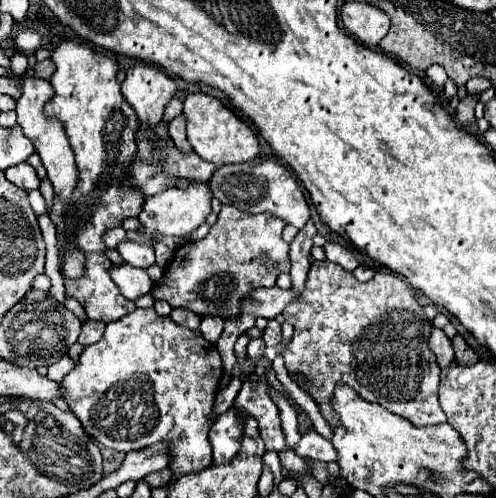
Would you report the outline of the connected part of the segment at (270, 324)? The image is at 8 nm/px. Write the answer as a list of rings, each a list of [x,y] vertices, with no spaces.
[[[275,319],[267,321],[267,327],[263,331],[263,341],[265,341],[265,345],[271,345],[271,347],[275,347],[281,341],[281,325],[279,325],[279,321],[275,321]]]

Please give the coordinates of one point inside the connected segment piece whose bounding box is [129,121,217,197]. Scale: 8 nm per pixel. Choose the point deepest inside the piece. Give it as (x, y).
(158, 164)

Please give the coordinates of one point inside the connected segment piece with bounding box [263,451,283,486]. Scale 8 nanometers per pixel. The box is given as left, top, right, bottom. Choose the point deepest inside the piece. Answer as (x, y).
(270, 460)

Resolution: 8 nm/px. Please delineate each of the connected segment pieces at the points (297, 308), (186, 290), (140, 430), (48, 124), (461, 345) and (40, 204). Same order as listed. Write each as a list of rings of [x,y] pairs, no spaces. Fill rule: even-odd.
[[[313,261],[303,295],[285,307],[283,317],[295,327],[289,349],[283,353],[285,367],[289,373],[301,373],[307,377],[307,381],[313,383],[309,395],[317,401],[329,425],[333,425],[329,397],[333,395],[333,387],[337,383],[353,387],[365,401],[379,403],[381,407],[411,421],[415,427],[439,425],[447,421],[437,399],[441,367],[437,365],[437,359],[427,345],[431,321],[423,313],[423,307],[417,303],[409,283],[403,281],[403,277],[395,273],[375,273],[373,279],[361,283],[353,277],[353,273],[341,269],[339,265],[329,261]]]
[[[223,205],[217,217],[217,223],[211,227],[209,235],[195,243],[185,243],[175,251],[171,263],[167,265],[163,277],[155,281],[153,295],[155,299],[165,299],[171,307],[185,307],[197,315],[221,315],[231,317],[237,313],[237,305],[249,289],[273,287],[279,273],[289,273],[289,245],[283,241],[281,231],[285,223],[269,213],[253,215],[239,211],[233,205]]]
[[[135,307],[129,315],[107,323],[101,341],[85,347],[77,367],[61,381],[65,401],[83,429],[101,445],[129,453],[155,443],[169,447],[169,469],[177,475],[203,471],[213,465],[213,449],[209,429],[213,425],[213,403],[223,377],[221,357],[215,355],[215,345],[203,339],[199,331],[191,331],[171,317],[161,317],[153,307]]]
[[[23,79],[21,81],[21,97],[17,99],[17,123],[21,123],[23,127],[23,133],[27,137],[33,139],[35,143],[35,151],[39,153],[45,169],[47,169],[47,177],[51,179],[53,187],[55,187],[55,193],[57,195],[63,195],[63,197],[69,197],[75,181],[77,181],[77,165],[75,165],[75,157],[73,157],[73,151],[67,143],[67,137],[65,137],[65,129],[63,125],[57,121],[57,119],[51,119],[43,113],[43,107],[47,101],[53,99],[55,91],[51,87],[49,81],[45,79]]]
[[[455,335],[455,337],[451,339],[451,343],[453,343],[453,349],[455,349],[455,361],[457,361],[459,365],[473,365],[473,363],[479,361],[477,353],[465,343],[465,339],[463,339],[461,335]]]
[[[39,189],[29,191],[29,203],[31,203],[31,207],[33,207],[33,211],[35,211],[37,215],[41,215],[41,213],[47,211],[47,207],[45,207],[45,199],[43,199],[43,195],[41,195]]]

